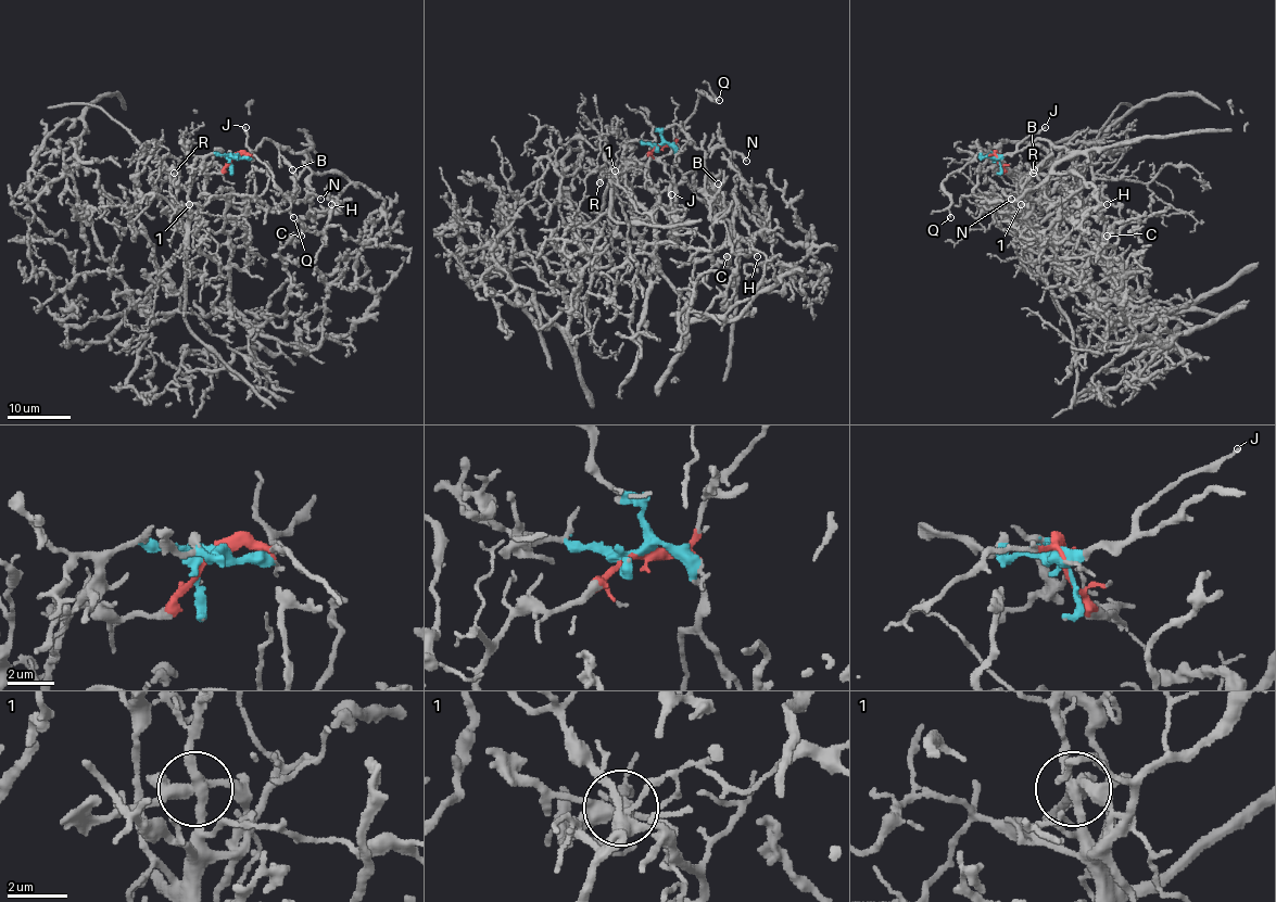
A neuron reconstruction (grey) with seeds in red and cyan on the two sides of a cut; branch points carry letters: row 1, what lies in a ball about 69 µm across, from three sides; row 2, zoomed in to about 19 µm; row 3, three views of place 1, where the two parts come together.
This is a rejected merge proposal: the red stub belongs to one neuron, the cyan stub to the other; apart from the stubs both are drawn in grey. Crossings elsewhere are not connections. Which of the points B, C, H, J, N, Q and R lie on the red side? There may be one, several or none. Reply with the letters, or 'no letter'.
Q, R

